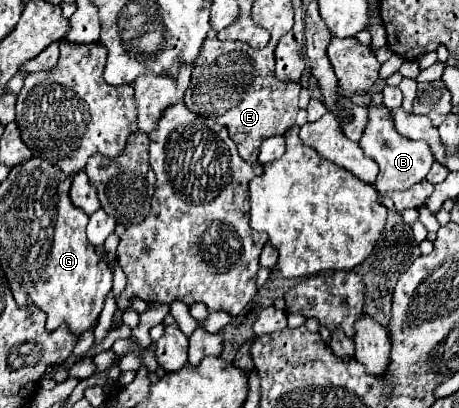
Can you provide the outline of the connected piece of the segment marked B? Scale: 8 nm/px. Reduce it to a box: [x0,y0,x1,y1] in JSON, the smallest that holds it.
[360,105,434,195]

